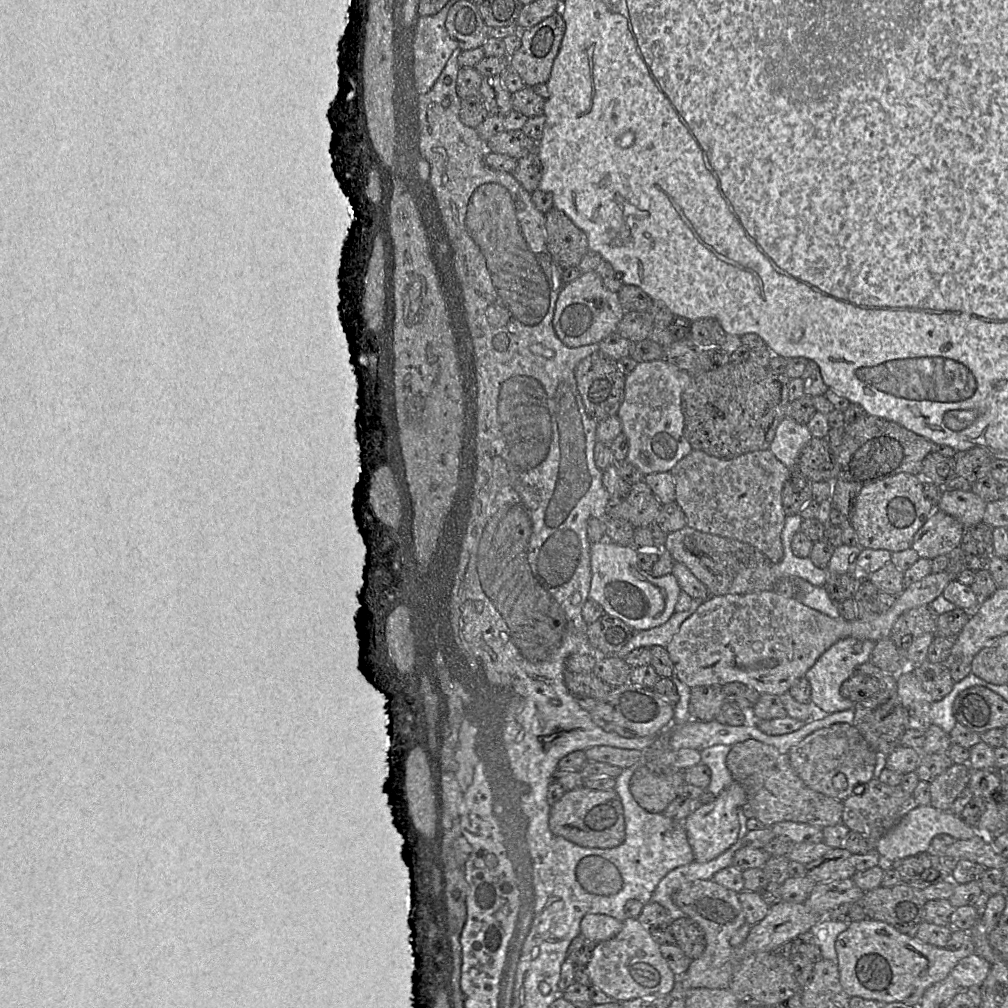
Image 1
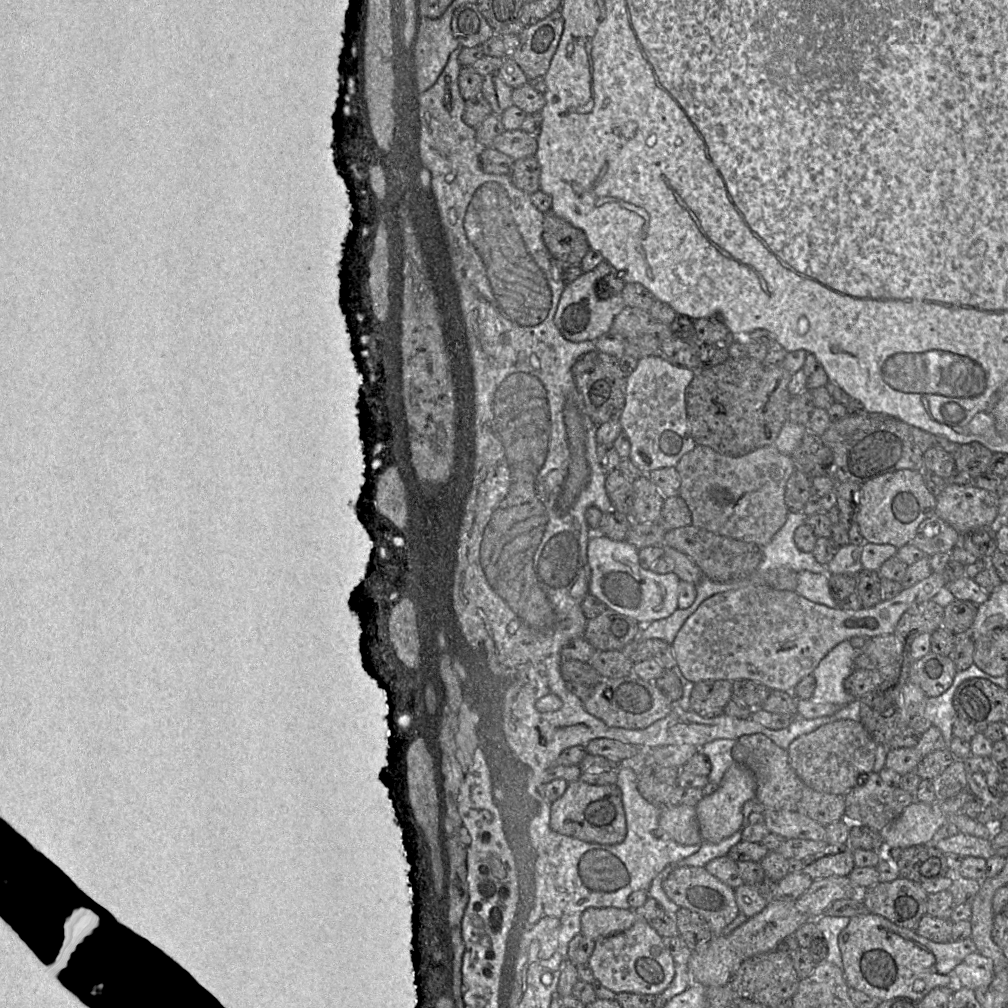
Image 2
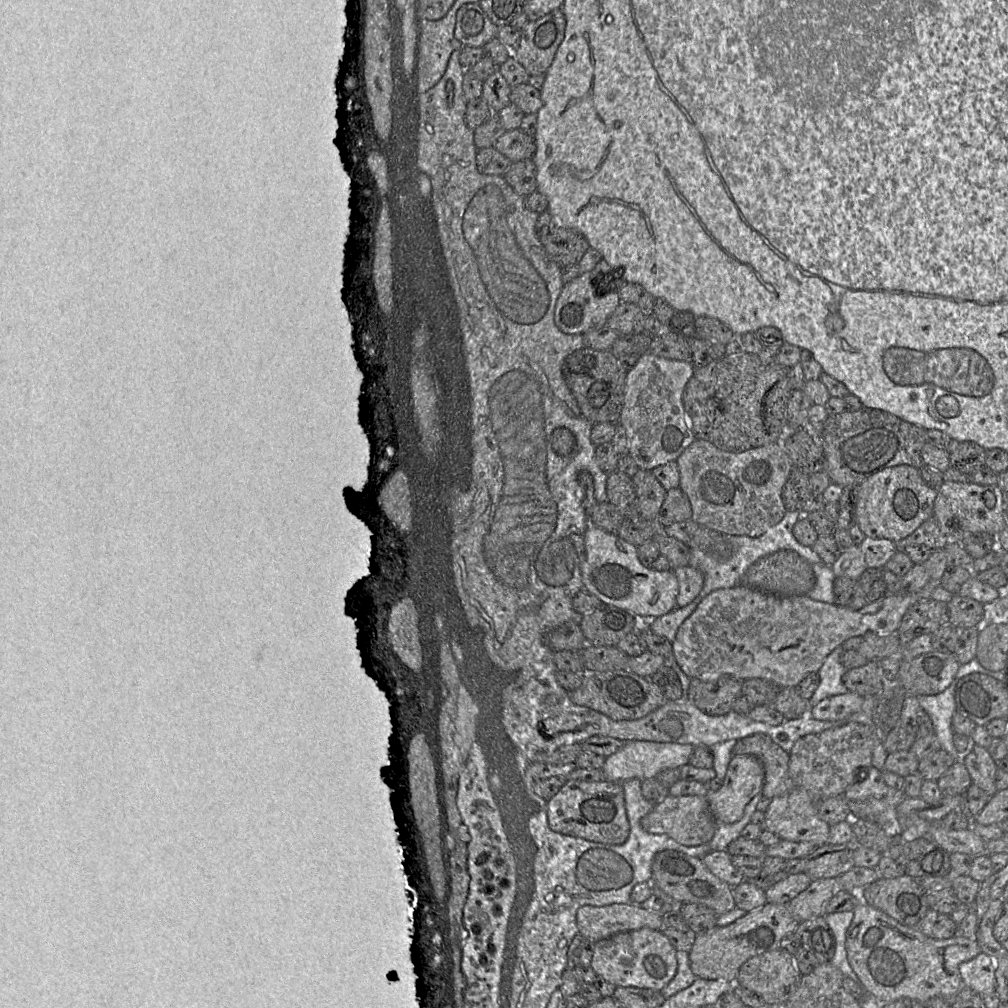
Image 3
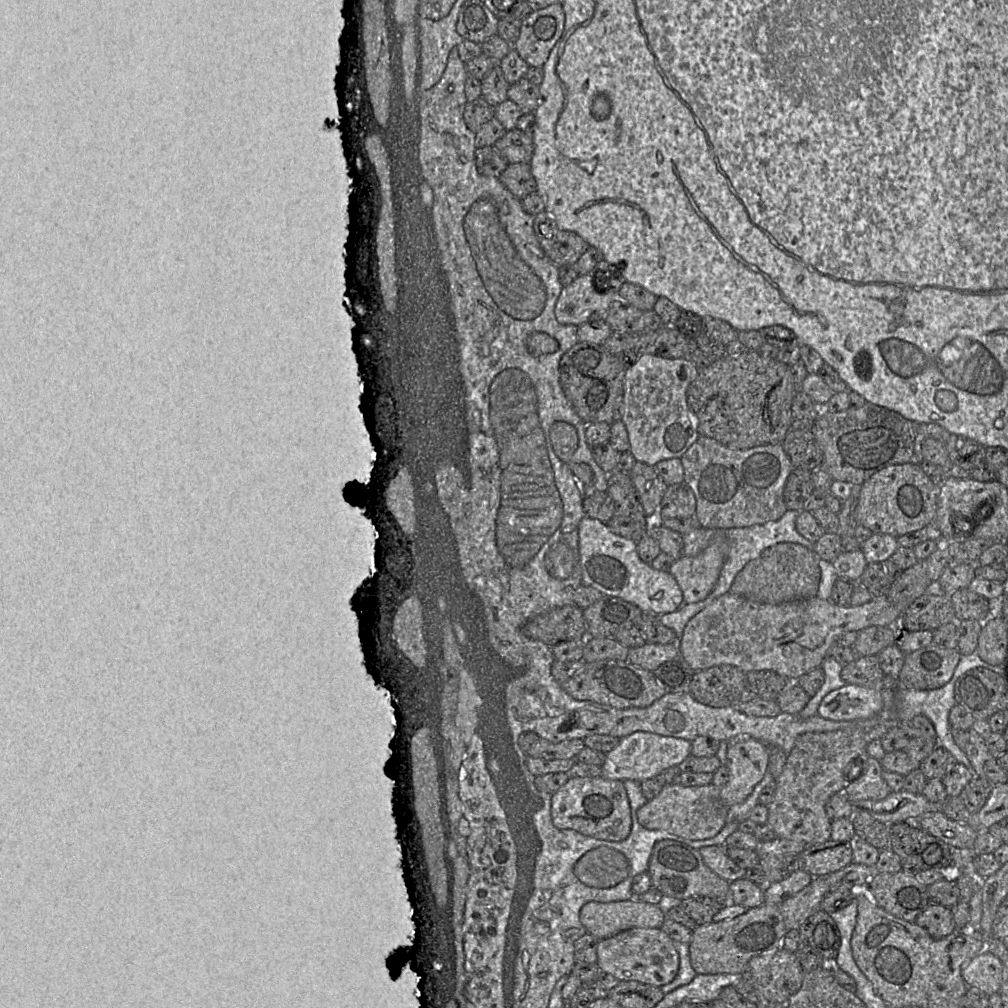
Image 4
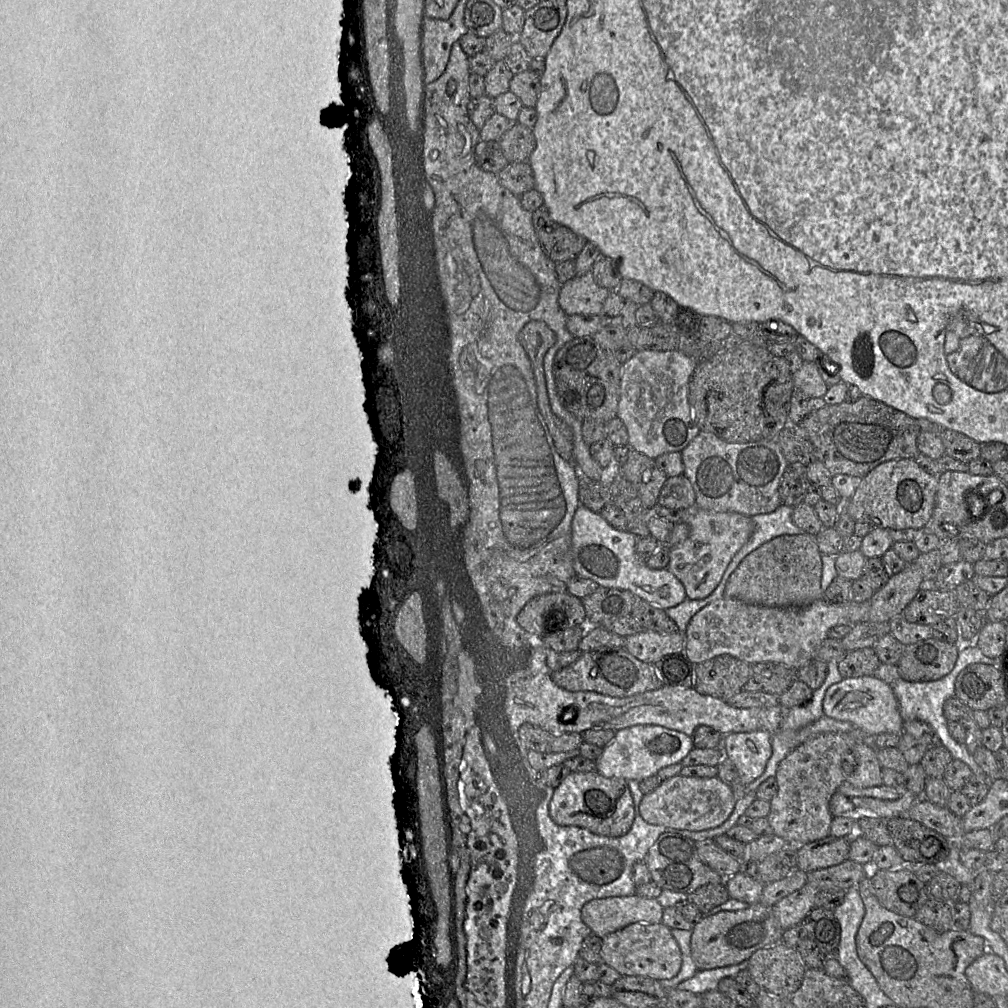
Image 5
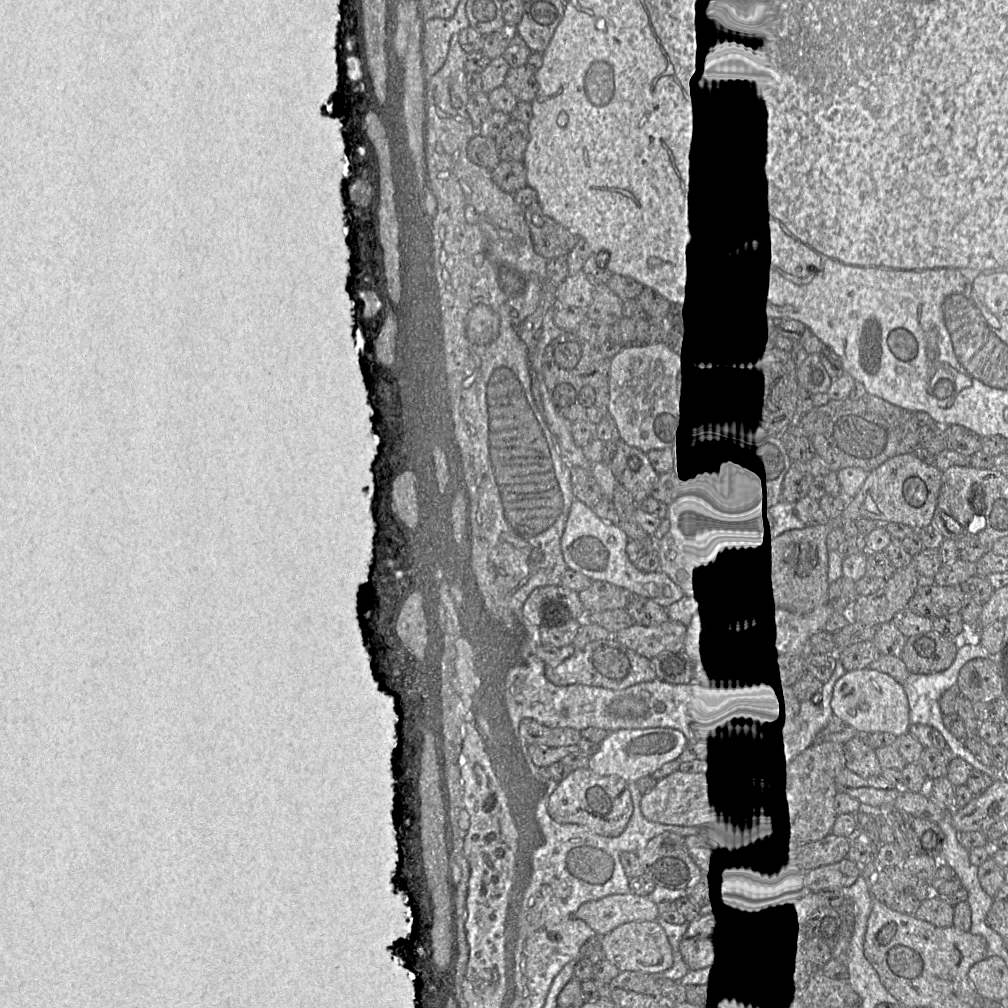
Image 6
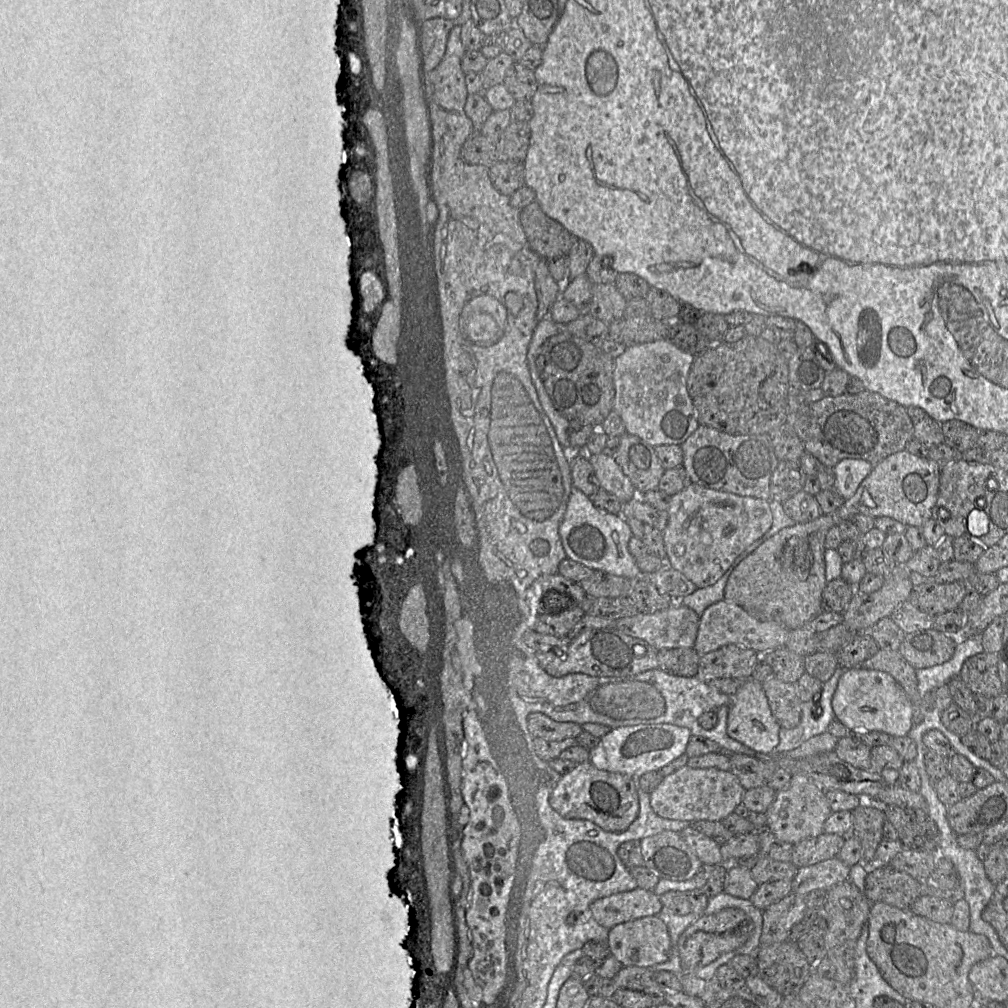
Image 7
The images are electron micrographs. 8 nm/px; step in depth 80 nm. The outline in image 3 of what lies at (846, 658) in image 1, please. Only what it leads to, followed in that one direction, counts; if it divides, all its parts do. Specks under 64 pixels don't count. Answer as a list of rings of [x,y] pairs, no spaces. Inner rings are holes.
[[[837,647],[823,661],[819,671],[819,686],[808,700],[809,709],[819,703],[821,700],[834,695],[846,693],[848,690],[842,681],[842,676],[846,668],[841,663],[843,648]]]

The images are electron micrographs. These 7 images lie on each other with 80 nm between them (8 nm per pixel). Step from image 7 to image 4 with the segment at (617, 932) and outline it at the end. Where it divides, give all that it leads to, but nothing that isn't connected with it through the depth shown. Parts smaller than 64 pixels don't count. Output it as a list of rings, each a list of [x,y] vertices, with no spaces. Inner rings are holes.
[[[635,927],[599,940],[596,964],[601,972],[619,981],[637,981],[662,987],[677,976],[680,958],[675,942],[662,928]]]

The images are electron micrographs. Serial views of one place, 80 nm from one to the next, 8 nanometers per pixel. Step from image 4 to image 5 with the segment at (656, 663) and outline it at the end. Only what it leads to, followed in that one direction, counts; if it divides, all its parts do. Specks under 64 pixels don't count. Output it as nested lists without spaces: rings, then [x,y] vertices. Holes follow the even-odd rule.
[[[644,630],[624,637],[624,641],[630,654],[643,662],[654,664],[666,655],[684,652],[685,633],[661,634]]]

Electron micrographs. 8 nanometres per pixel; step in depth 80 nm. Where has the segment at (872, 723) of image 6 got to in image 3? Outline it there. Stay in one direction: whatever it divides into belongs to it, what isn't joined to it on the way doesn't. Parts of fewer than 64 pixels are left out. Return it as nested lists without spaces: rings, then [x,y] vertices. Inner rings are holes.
[[[847,691],[844,694],[827,697],[809,709],[809,715],[817,720],[841,720],[859,711],[864,697]]]

